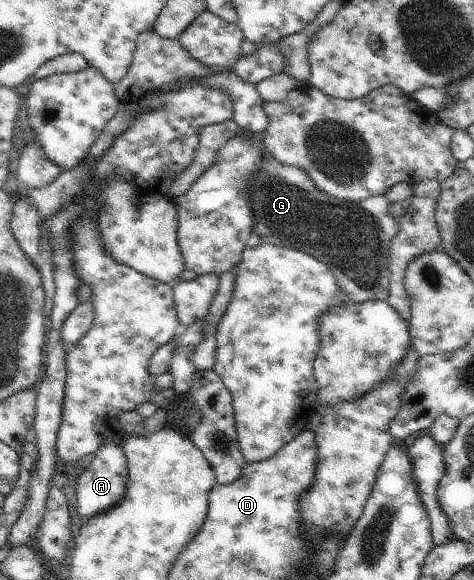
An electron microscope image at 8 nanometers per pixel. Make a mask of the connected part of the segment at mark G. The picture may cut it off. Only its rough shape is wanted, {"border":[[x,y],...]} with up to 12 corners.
{"border":[[264,153],[254,233],[387,300],[391,201],[342,201]]}

